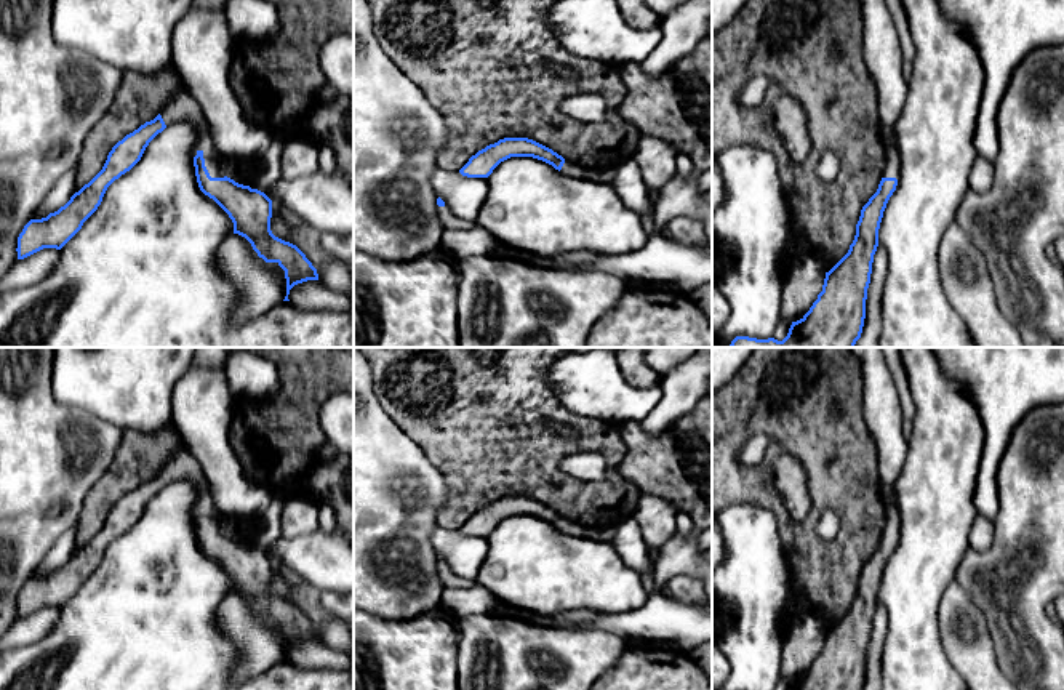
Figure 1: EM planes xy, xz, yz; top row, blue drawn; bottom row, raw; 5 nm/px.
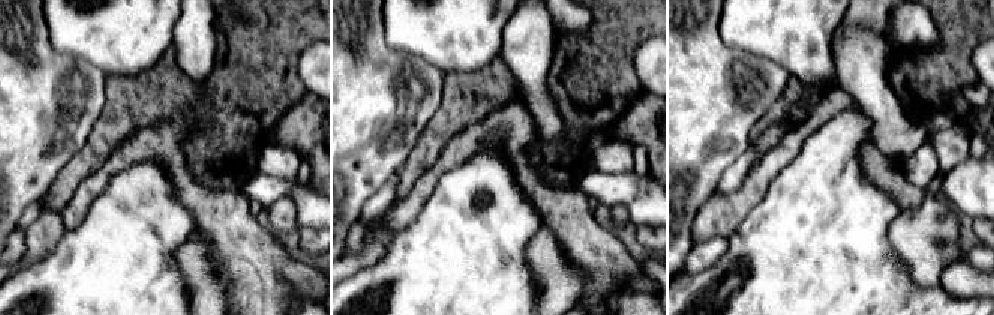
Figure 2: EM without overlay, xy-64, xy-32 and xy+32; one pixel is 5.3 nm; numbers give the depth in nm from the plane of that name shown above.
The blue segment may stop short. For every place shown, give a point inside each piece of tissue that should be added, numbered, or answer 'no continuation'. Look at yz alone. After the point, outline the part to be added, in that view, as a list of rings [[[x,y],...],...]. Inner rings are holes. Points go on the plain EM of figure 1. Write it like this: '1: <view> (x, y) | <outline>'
1: yz (892, 527) | [[[882,493],[882,501],[885,504],[885,515],[886,522],[883,527],[883,536],[899,536],[899,528],[901,528],[901,519],[899,519],[899,511],[896,504],[888,503],[885,495]]]

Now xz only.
1: xz (568, 527) | [[[565,517],[565,522],[563,522],[560,532],[565,535],[571,535],[571,536],[586,536],[586,527],[582,527],[578,522],[571,522],[566,517]]]
2: xz (448, 578) | [[[437,564],[437,570],[445,588],[472,588],[475,584],[474,581],[467,581],[456,576],[446,564],[445,565]]]

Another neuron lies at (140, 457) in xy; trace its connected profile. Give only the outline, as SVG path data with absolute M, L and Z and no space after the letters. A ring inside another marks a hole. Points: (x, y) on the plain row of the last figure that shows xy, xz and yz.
M173 423L147 434L125 429L110 466L85 498L77 522L75 551L102 528L109 511L118 499L154 479L181 450L184 445Z

